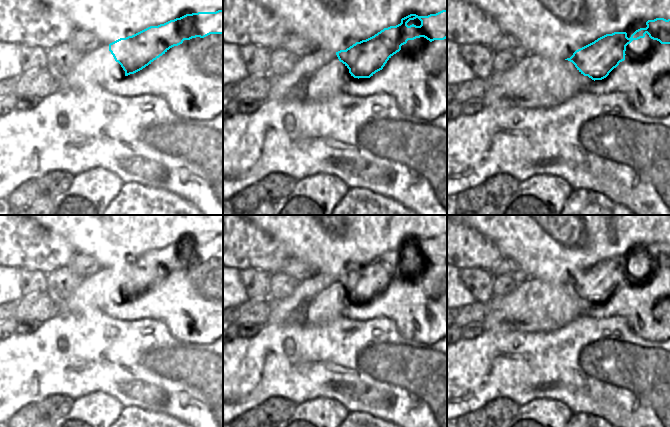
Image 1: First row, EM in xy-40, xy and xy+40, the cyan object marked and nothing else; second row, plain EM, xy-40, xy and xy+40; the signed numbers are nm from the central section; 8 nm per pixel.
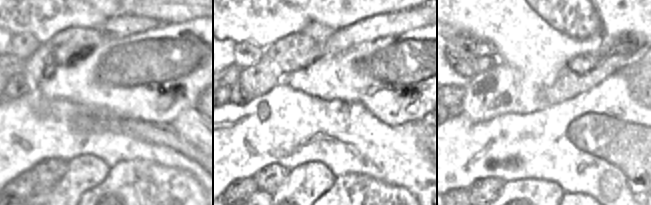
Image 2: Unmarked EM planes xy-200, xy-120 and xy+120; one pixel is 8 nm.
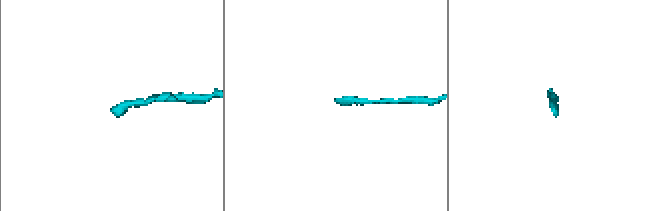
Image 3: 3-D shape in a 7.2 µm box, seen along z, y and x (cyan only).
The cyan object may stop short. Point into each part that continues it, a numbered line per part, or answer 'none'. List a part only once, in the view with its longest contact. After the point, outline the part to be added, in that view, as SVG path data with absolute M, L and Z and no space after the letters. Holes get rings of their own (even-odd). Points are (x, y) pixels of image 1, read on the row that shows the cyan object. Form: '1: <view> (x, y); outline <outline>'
1: xy+40 (534, 82); outline M526 56L506 72L493 72L488 78L485 95L481 98L485 108L554 108L570 98L585 92L594 82L584 76L568 60L548 60L540 56Z

